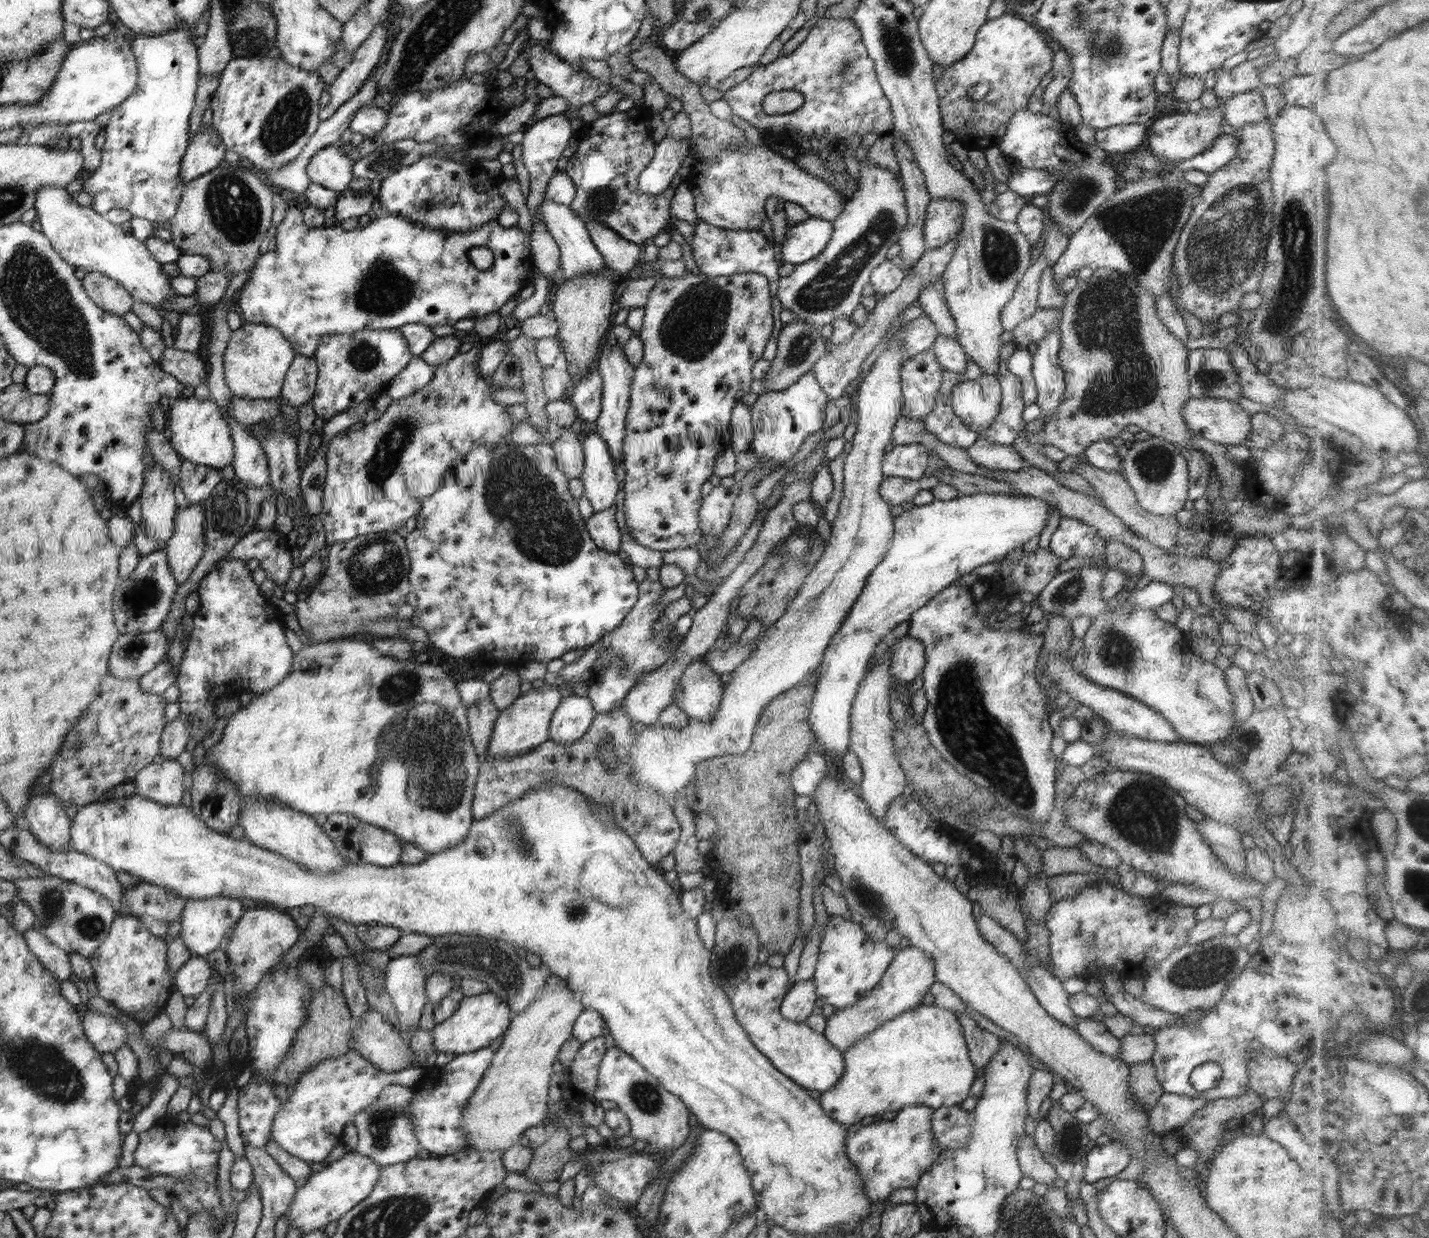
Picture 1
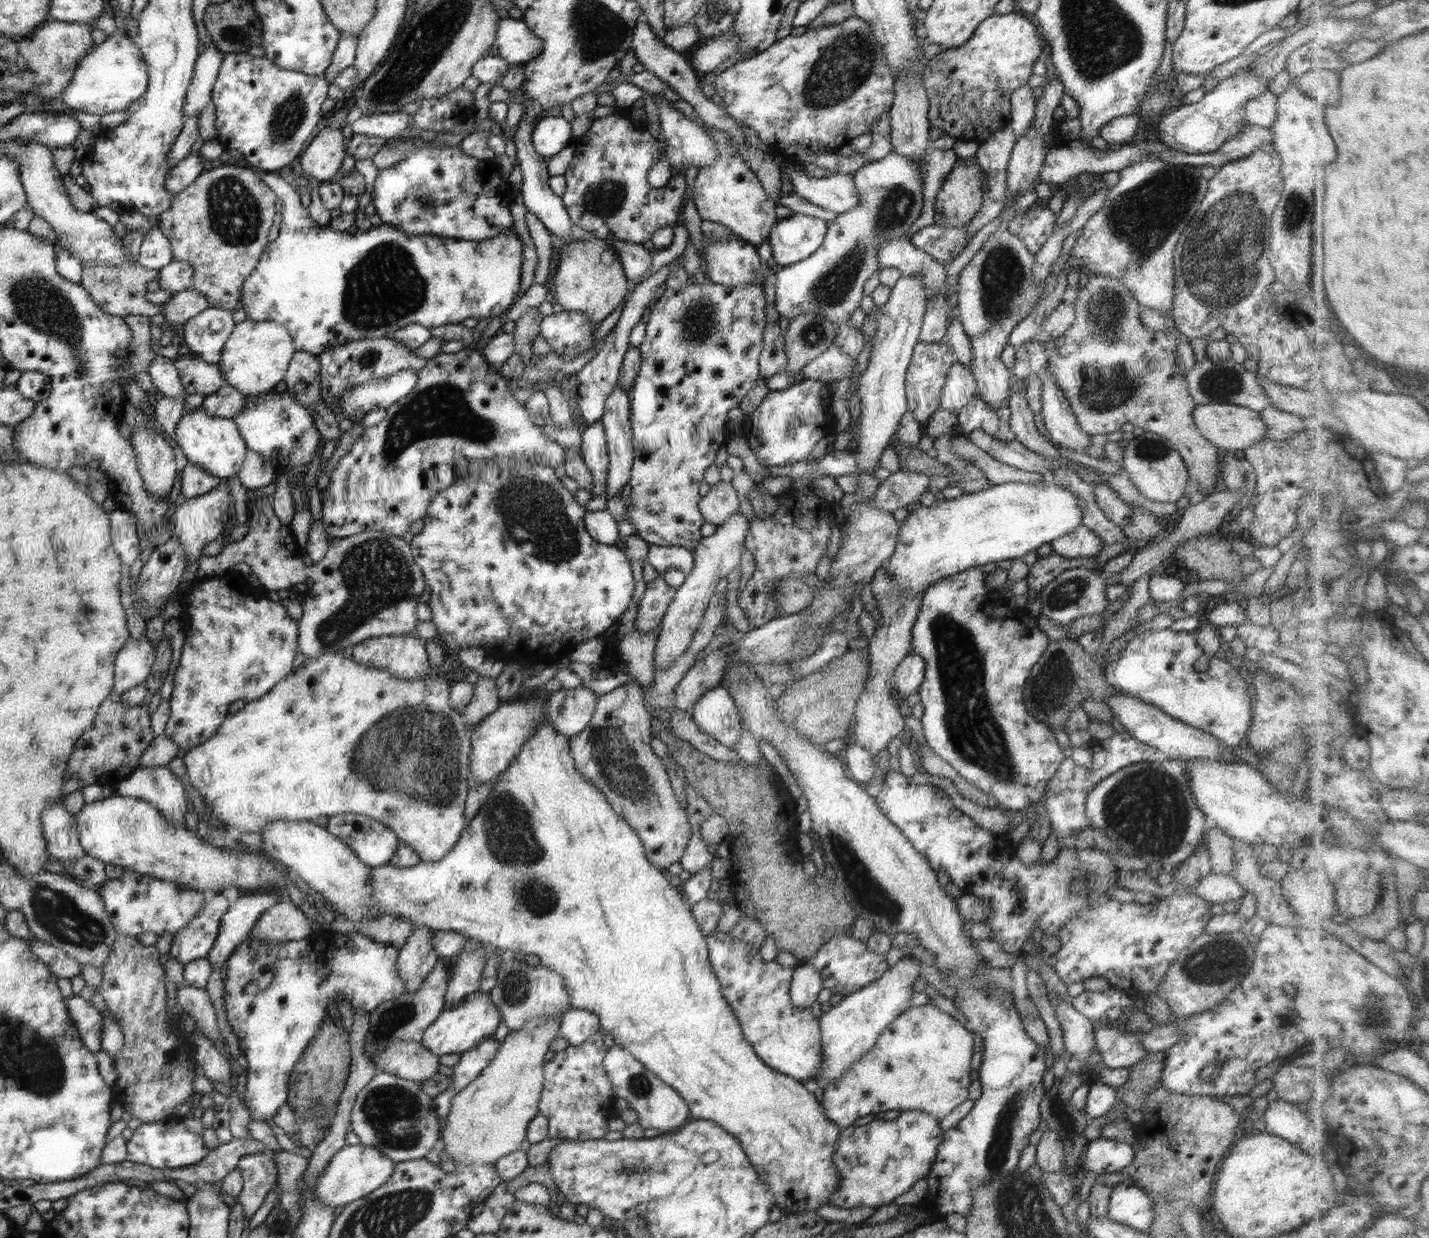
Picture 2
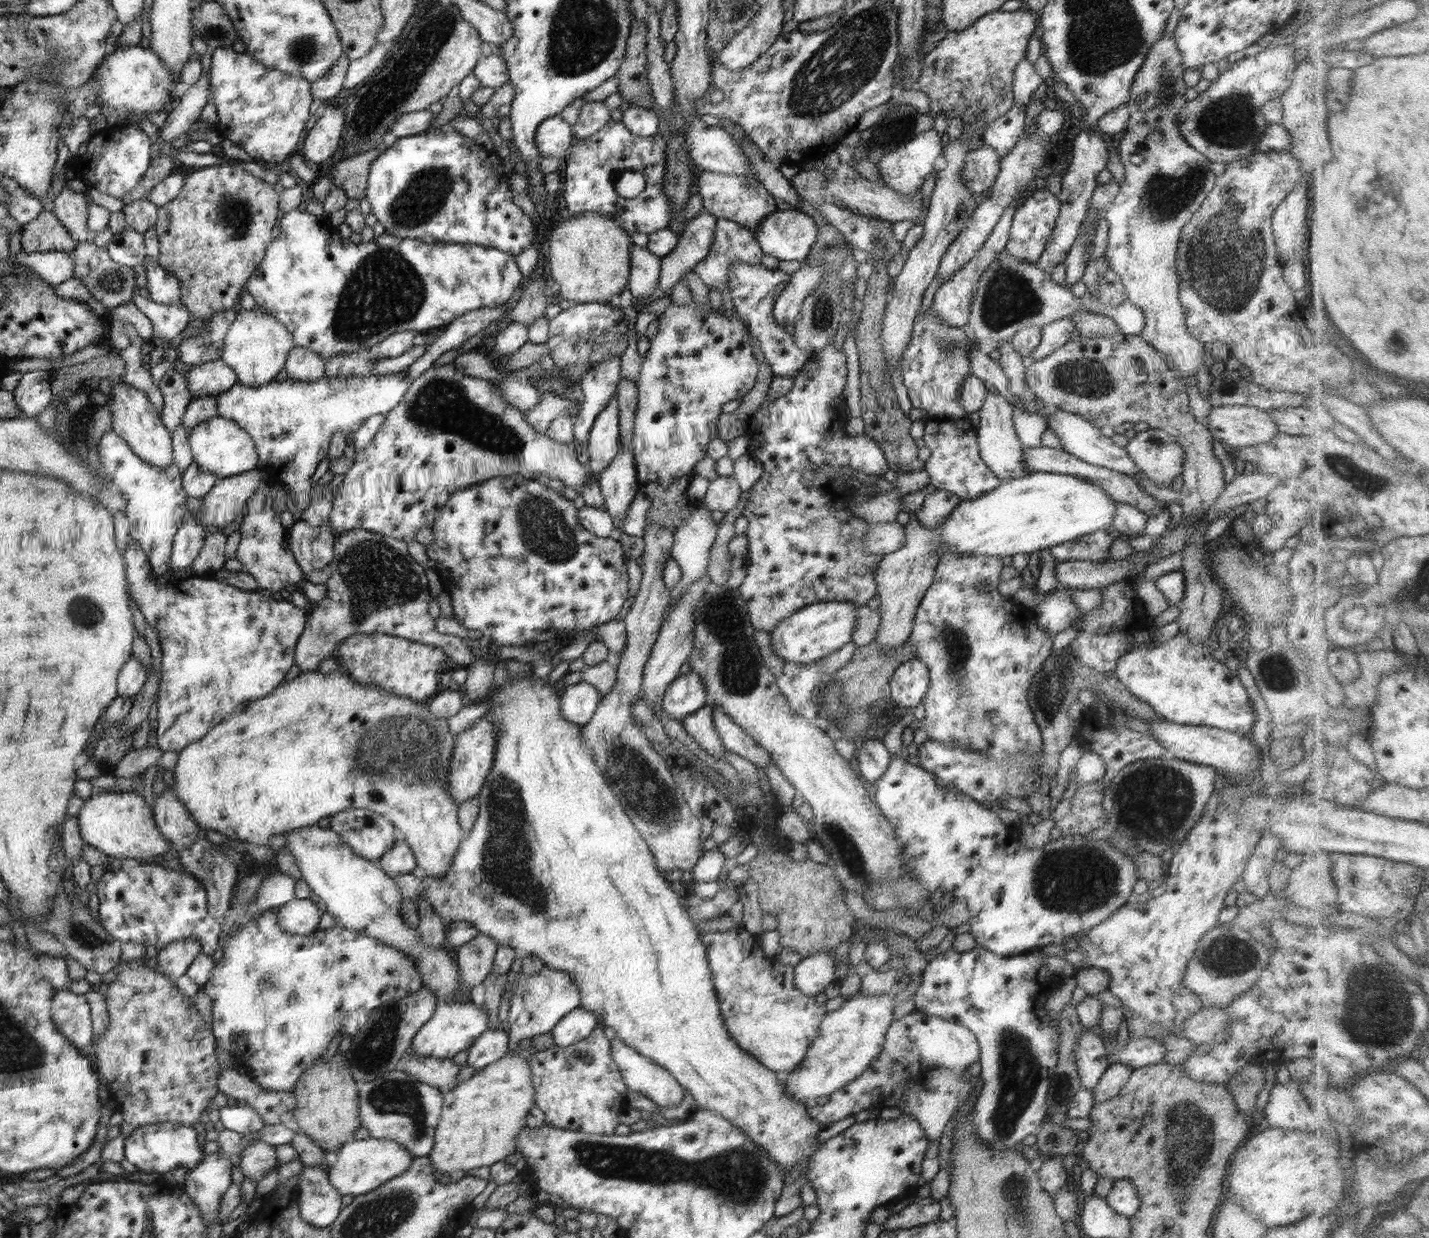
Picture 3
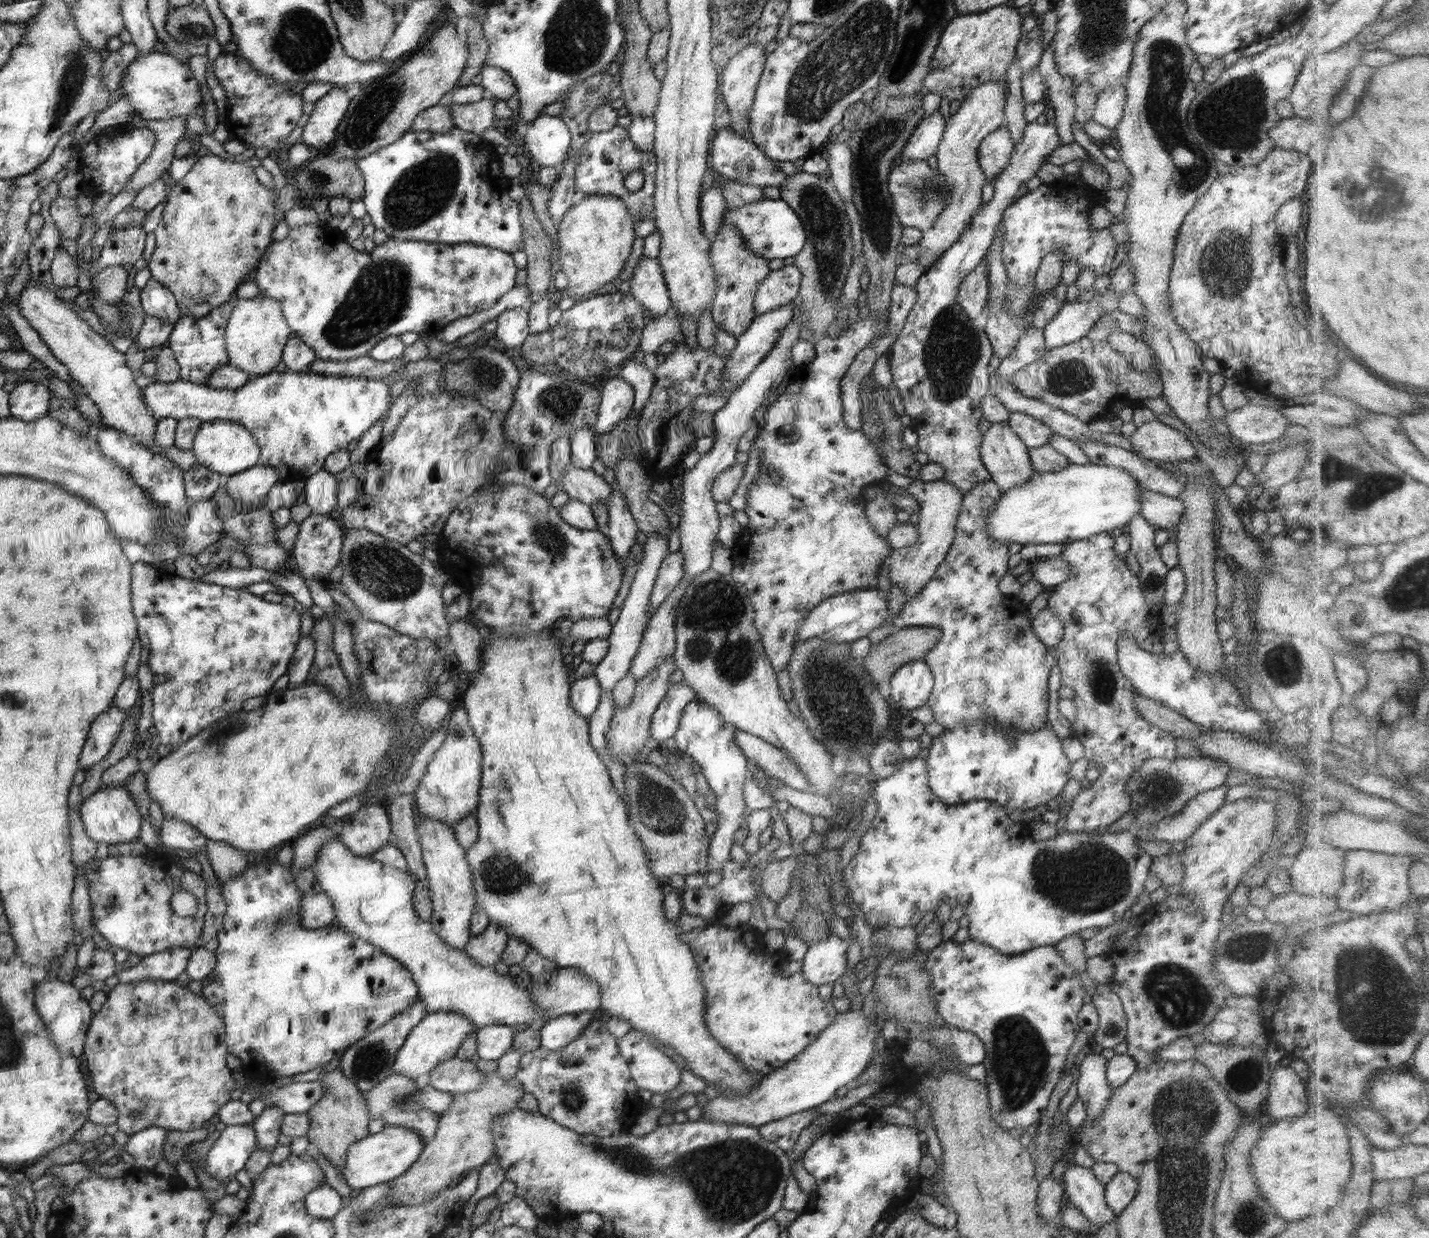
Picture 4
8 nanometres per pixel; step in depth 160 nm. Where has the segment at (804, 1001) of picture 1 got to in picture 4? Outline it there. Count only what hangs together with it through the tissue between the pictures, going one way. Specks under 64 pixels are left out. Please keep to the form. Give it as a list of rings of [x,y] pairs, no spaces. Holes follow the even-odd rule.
[[[832,934],[812,941],[802,958],[802,972],[816,987],[840,981],[845,973],[850,973],[847,963],[847,948],[849,944]]]

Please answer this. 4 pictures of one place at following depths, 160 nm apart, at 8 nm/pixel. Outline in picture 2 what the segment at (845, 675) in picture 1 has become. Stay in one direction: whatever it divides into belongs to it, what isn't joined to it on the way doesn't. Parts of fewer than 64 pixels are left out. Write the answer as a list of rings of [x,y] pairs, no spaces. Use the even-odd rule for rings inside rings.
[[[1047,477],[1044,481],[1034,484],[1007,482],[991,485],[986,490],[974,494],[964,493],[955,499],[936,501],[930,507],[914,505],[910,508],[906,521],[900,524],[894,554],[886,562],[887,573],[905,593],[911,597],[920,597],[930,585],[940,579],[972,567],[981,567],[988,562],[1022,558],[1025,554],[1036,551],[1042,544],[1050,543],[1055,538],[1083,526],[1082,510],[1078,503],[1077,494]]]

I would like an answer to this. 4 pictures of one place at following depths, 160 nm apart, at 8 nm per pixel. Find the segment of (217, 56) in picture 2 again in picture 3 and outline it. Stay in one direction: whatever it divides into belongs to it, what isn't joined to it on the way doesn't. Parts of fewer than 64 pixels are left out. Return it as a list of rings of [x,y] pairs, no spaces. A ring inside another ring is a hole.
[[[209,73],[201,75],[184,95],[178,98],[170,112],[167,112],[165,125],[159,129],[160,138],[166,144],[171,144],[180,136],[183,136],[201,118],[202,110],[210,96]]]

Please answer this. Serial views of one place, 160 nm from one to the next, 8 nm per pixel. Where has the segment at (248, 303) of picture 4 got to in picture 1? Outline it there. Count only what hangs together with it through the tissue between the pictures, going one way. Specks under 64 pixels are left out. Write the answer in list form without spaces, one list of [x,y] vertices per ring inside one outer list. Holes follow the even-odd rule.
[[[245,323],[231,334],[223,356],[226,385],[232,395],[242,399],[277,399],[297,355],[281,330],[263,324]]]

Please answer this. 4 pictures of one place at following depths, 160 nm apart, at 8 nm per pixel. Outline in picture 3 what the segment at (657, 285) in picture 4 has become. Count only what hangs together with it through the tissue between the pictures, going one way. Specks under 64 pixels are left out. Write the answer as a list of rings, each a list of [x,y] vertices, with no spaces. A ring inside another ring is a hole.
[[[632,244],[628,288],[633,300],[655,293],[661,273],[661,259],[647,248]]]

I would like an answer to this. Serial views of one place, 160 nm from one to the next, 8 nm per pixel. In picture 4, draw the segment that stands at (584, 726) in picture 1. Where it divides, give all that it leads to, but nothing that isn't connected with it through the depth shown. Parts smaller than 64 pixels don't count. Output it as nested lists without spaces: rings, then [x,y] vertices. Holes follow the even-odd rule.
[[[594,675],[576,679],[569,688],[569,697],[574,710],[582,716],[589,717],[598,710],[601,688]]]

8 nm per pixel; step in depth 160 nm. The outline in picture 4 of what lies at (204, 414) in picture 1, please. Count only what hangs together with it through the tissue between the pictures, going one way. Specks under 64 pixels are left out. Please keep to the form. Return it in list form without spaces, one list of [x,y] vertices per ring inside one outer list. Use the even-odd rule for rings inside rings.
[[[207,421],[203,422],[198,433],[192,440],[192,449],[197,458],[197,464],[206,466],[219,475],[230,475],[252,469],[259,464],[261,458],[261,446],[257,443],[256,436],[245,426],[231,421]]]

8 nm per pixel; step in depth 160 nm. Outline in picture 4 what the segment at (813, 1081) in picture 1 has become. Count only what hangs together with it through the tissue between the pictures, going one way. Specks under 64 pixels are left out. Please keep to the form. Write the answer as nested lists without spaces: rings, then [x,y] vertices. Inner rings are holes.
[[[715,922],[706,923],[702,928],[681,932],[680,938],[690,945],[702,987],[706,991],[705,1026],[710,1036],[729,1050],[752,1074],[764,1077],[783,1067],[814,1042],[836,1018],[837,1011],[832,1000],[820,998],[818,987],[810,984],[804,976],[801,961],[790,959],[783,951],[769,953],[764,946],[763,934],[750,930],[746,924],[734,928],[720,926]]]

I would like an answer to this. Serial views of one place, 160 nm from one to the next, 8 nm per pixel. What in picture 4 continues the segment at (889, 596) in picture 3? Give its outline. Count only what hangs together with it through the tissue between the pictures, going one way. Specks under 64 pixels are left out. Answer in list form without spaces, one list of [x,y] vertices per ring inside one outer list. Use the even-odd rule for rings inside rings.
[[[914,479],[907,489],[920,506],[914,517],[914,524],[919,530],[919,540],[912,546],[892,549],[889,557],[889,577],[891,588],[900,587],[909,601],[917,595],[918,590],[931,581],[937,566],[940,566],[950,550],[955,539],[956,520],[961,512],[963,494],[957,486],[944,479],[932,482]]]

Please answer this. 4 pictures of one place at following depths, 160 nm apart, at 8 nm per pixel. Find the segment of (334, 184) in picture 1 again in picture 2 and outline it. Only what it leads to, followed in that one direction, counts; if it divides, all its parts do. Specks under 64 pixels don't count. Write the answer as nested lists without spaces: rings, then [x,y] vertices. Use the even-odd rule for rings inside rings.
[[[323,126],[300,157],[300,166],[311,180],[319,184],[340,172],[346,151],[344,136],[338,127]]]

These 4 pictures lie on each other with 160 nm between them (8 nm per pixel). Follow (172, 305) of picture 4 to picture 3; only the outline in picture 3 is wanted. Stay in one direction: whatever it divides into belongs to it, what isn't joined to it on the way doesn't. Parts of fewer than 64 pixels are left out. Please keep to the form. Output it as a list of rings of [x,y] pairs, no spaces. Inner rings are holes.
[[[145,259],[143,266],[146,270],[146,288],[149,299],[158,304],[176,304],[181,300],[180,279],[170,274],[158,261]]]

